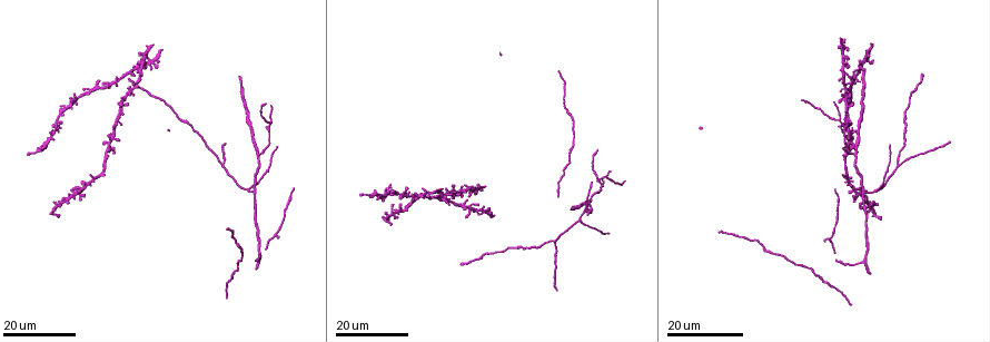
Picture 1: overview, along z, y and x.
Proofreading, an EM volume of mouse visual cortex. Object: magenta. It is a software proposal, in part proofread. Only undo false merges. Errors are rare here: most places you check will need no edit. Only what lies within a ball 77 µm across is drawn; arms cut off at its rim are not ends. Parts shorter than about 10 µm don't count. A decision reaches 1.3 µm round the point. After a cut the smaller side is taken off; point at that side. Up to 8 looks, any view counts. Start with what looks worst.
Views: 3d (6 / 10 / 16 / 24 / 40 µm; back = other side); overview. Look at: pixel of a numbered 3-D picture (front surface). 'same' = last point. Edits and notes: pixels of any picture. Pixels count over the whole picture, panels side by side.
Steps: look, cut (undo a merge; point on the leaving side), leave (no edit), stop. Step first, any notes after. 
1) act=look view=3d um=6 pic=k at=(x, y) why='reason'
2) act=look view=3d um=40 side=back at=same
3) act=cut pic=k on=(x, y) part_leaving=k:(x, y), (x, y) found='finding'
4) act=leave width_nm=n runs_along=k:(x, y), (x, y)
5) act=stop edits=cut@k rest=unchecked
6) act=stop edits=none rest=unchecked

act=look view=3d um=16 pic=1 at=(472, 207) why='four or more arms meet'

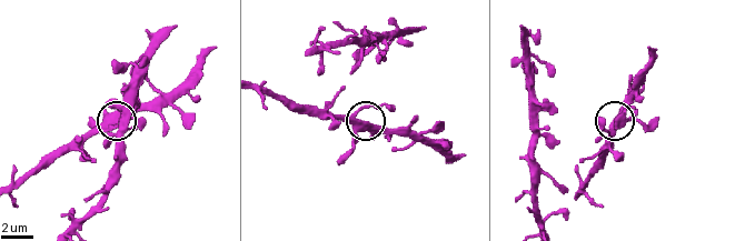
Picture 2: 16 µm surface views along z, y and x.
act=look view=3d um=10 pic=2 at=(364, 124)

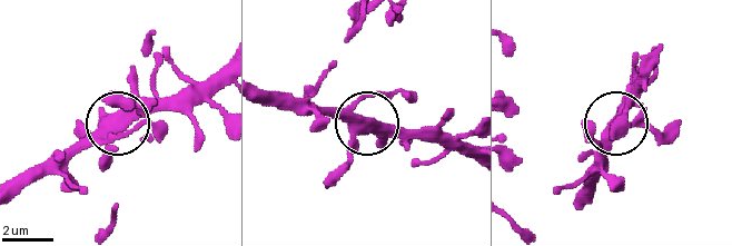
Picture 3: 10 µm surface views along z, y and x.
act=leave found='continuous, no second cell'

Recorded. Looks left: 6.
act=look view=3d um=24 pic=1 at=(864, 190) why='three arms meet'

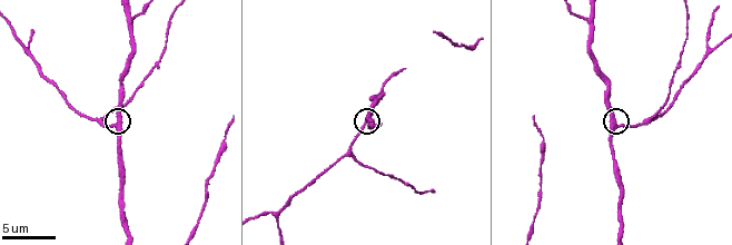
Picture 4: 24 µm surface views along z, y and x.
act=look view=3d um=6 pic=4 at=(121, 124) why='closer look'

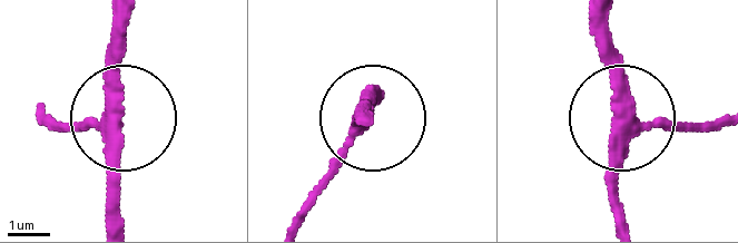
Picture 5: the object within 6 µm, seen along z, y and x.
act=look view=3d um=6 side=back pic=5 at=(112, 123)

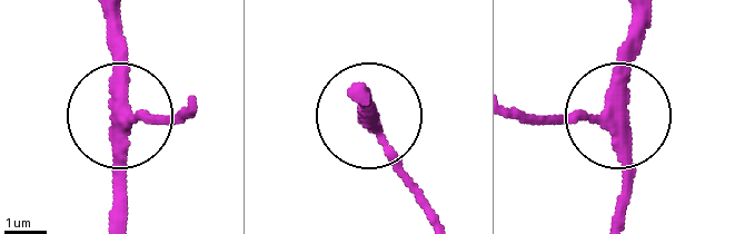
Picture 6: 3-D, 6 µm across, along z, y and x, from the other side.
act=leave arms=3 runs_along=6:(514, 115), (617, 110), (631, 18) found='one cell here'

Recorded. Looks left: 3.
act=look view=3d um=16 pic=4 at=(26, 51) why='branch point'

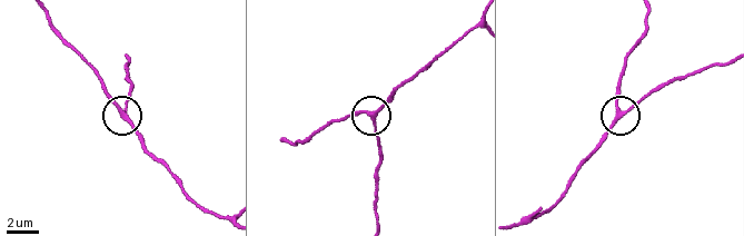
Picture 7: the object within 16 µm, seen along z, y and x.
act=leave width_nm=220 found='all the same cell'

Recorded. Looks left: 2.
act=look view=3d um=6 pic=4 at=(130, 18) why='two arms in line, one across'

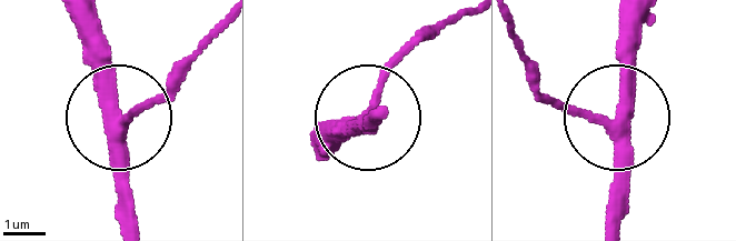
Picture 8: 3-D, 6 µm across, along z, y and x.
act=leave runs_along=8:(619, 214), (619, 16) found='all the same cell'

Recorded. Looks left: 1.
act=stop edits=none rest=unchecked

